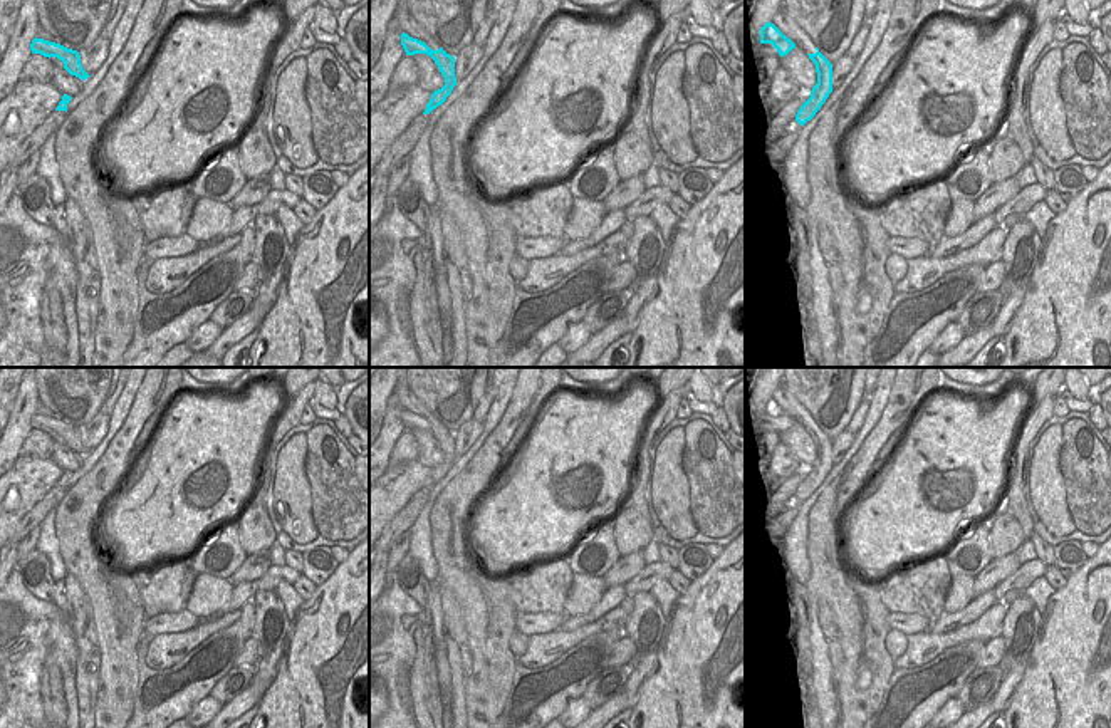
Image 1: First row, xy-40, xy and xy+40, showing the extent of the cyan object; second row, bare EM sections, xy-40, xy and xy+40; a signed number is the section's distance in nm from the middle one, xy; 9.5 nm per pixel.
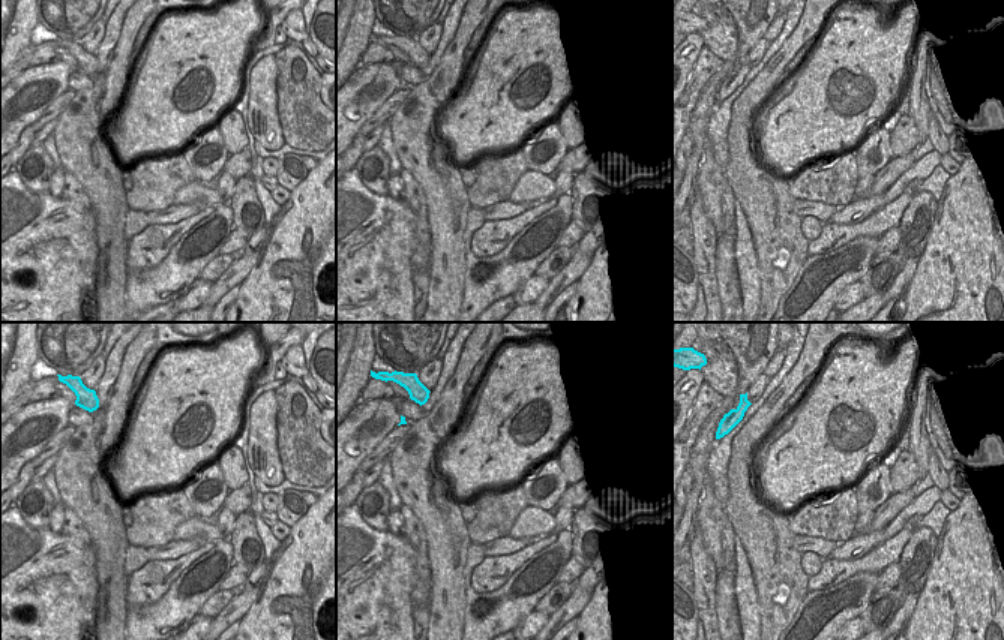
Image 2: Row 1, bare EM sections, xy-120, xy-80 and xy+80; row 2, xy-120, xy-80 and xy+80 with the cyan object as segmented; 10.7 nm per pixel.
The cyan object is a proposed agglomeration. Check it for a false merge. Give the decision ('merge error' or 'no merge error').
merge error

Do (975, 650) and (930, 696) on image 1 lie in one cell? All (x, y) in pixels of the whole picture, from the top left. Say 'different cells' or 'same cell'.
same cell

